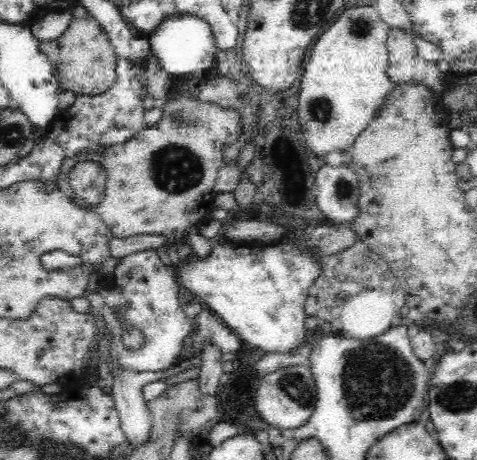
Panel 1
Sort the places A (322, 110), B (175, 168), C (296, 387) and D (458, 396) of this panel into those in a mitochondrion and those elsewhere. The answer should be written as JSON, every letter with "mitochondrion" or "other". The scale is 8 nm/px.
{"A":"mitochondrion","B":"mitochondrion","C":"mitochondrion","D":"mitochondrion"}

